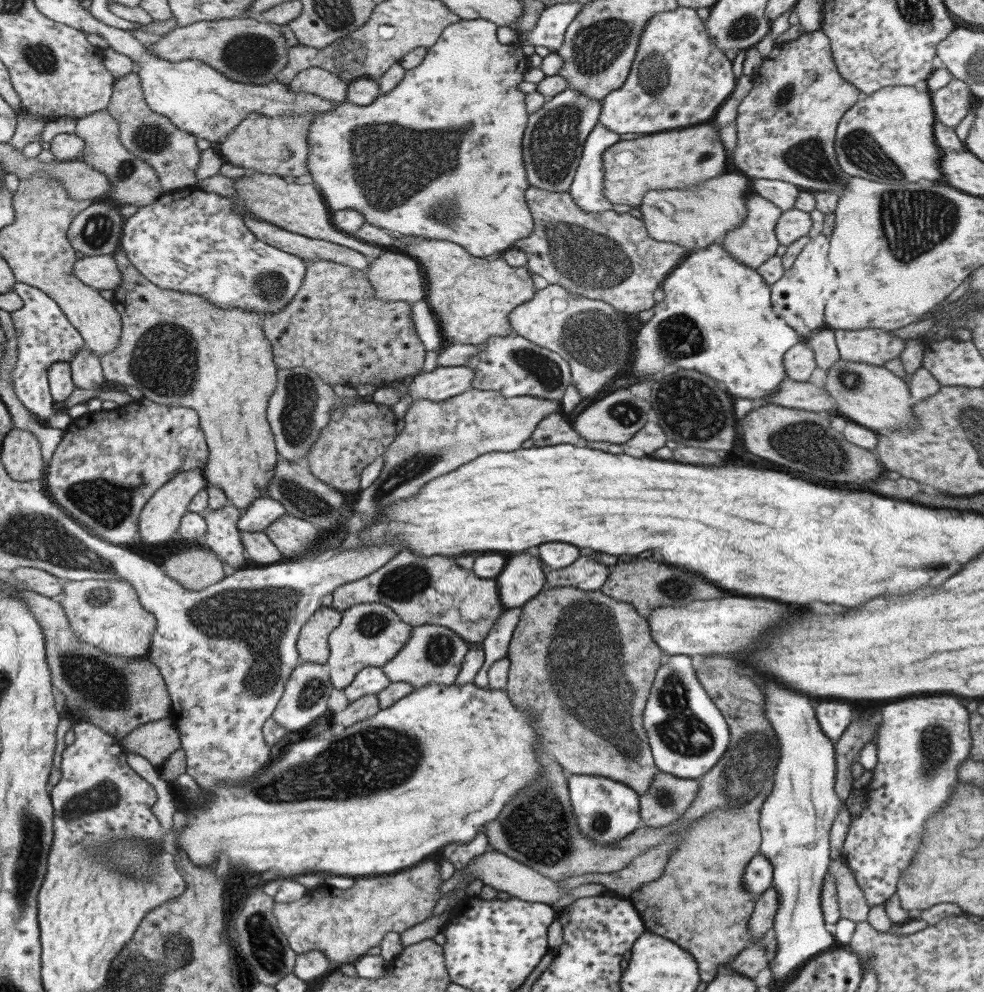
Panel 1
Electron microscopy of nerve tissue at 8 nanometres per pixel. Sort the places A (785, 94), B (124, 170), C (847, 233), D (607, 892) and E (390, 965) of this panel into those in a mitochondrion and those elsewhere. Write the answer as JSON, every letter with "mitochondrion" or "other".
{"A":"mitochondrion","B":"mitochondrion","C":"other","D":"other","E":"other"}

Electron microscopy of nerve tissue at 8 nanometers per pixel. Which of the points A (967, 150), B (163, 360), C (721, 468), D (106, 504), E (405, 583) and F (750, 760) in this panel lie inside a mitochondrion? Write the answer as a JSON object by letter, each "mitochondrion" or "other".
{"A":"other","B":"mitochondrion","C":"other","D":"mitochondrion","E":"mitochondrion","F":"mitochondrion"}

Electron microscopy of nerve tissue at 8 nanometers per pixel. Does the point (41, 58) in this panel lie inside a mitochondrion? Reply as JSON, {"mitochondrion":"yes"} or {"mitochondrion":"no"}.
{"mitochondrion":"yes"}

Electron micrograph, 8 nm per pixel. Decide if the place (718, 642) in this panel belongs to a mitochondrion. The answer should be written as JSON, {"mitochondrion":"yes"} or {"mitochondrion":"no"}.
{"mitochondrion":"no"}

